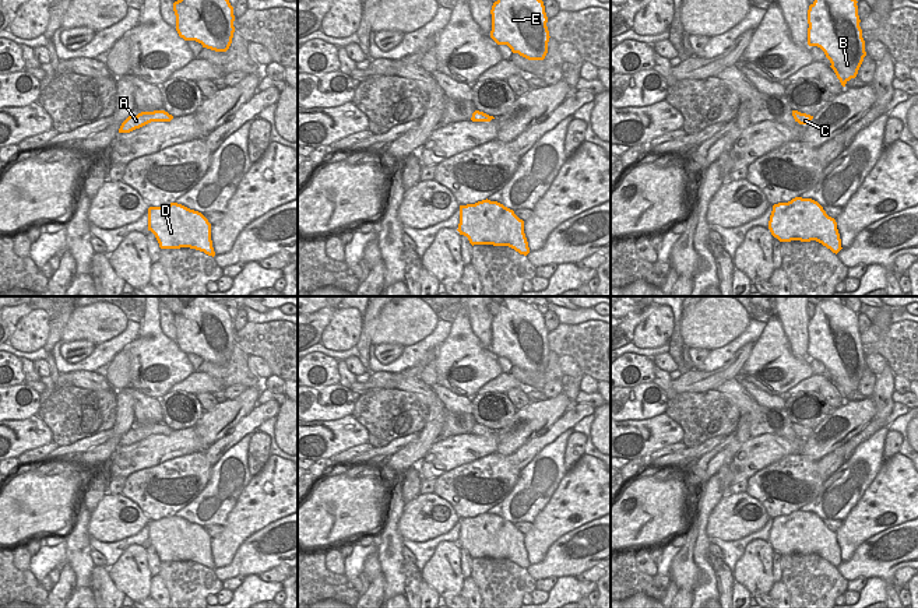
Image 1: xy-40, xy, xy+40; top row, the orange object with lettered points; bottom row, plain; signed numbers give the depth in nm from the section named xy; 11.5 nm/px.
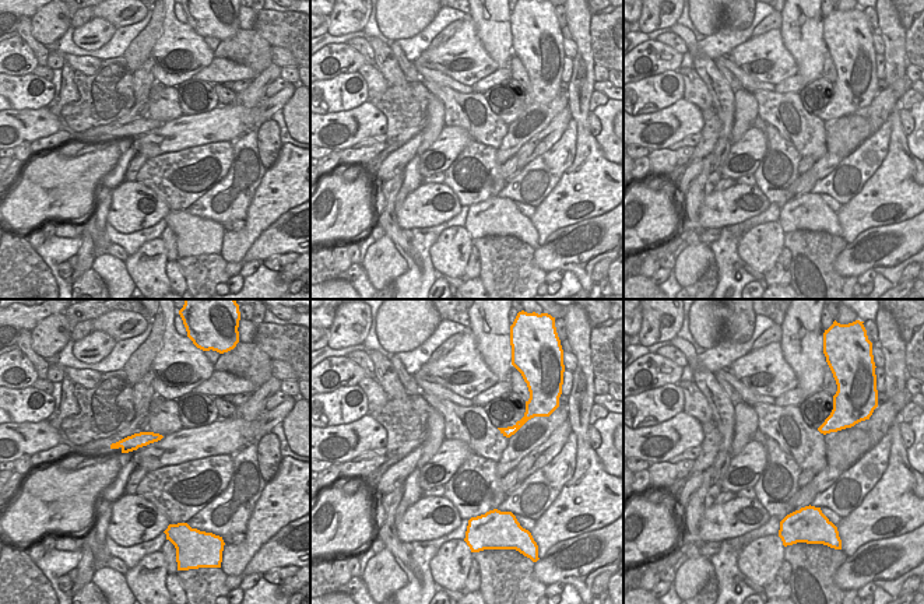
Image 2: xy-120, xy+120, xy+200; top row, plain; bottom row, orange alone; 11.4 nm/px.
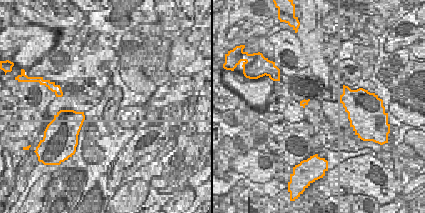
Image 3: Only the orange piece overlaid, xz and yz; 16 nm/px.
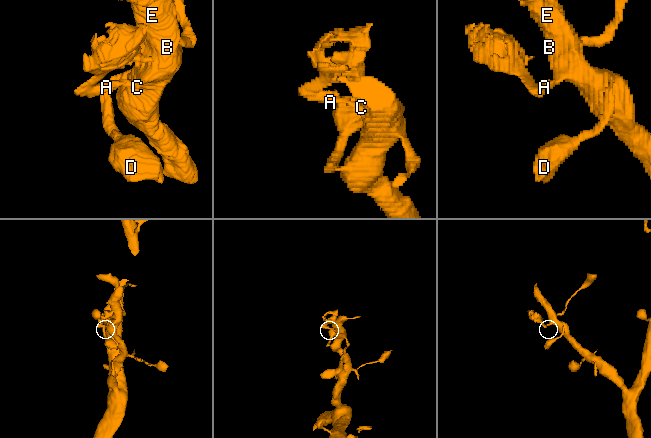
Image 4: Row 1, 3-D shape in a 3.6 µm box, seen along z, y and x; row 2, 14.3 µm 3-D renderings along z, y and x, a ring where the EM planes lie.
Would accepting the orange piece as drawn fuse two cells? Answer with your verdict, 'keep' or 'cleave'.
cleave

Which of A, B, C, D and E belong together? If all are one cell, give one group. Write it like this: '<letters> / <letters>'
A / B C D E

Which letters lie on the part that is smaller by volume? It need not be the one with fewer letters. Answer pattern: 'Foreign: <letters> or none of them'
Foreign: A

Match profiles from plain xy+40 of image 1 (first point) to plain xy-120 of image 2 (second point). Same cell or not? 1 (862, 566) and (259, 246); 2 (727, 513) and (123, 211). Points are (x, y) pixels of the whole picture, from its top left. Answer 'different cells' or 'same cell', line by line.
1: same cell
2: same cell

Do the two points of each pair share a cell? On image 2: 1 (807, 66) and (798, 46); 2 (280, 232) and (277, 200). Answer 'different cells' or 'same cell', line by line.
1: same cell
2: different cells

